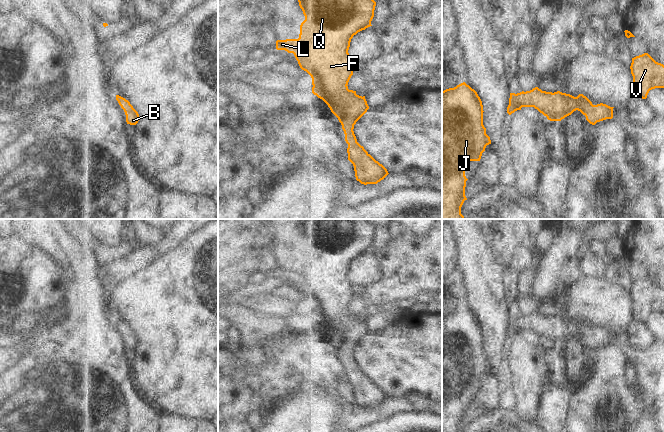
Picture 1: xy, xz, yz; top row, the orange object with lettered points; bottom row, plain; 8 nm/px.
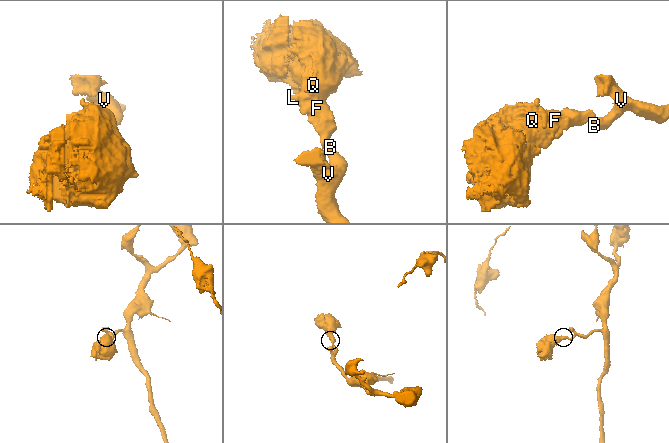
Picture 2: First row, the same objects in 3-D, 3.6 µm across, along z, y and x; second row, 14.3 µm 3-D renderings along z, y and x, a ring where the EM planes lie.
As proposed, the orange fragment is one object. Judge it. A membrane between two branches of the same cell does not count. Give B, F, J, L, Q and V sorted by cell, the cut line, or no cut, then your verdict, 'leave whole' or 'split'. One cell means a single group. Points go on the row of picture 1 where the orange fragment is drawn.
B F J L Q V | no cut | leave whole

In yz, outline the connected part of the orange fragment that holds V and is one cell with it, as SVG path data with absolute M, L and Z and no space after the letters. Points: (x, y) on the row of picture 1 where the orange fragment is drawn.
M648 53L632 58L630 66L634 88L642 99L646 99L650 90L664 88L664 65L656 62Z

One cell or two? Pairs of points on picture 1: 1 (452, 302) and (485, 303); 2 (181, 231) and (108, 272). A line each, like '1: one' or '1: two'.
1: two
2: two

